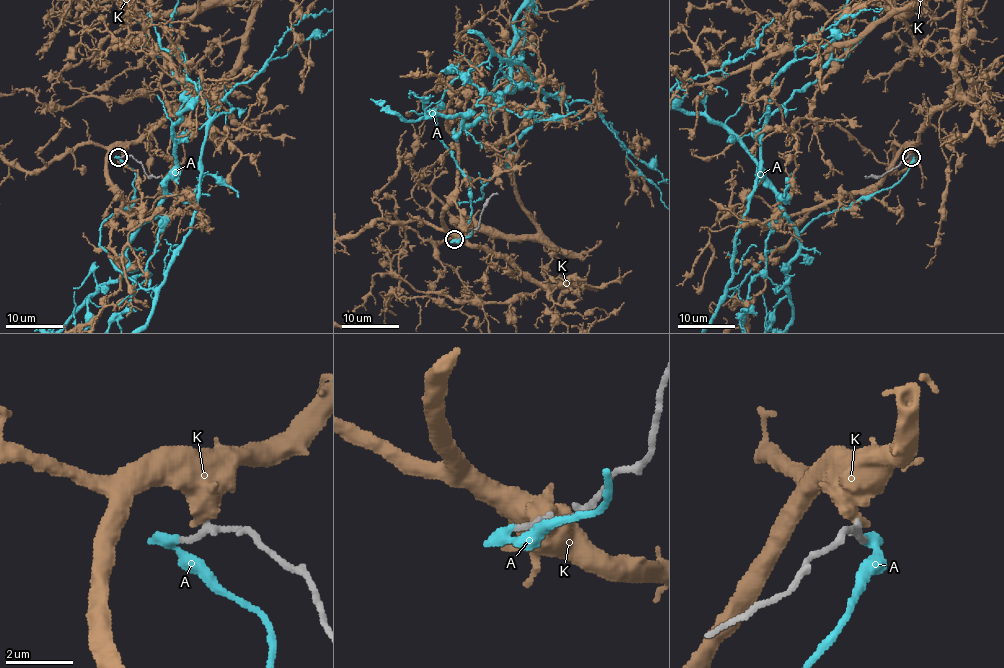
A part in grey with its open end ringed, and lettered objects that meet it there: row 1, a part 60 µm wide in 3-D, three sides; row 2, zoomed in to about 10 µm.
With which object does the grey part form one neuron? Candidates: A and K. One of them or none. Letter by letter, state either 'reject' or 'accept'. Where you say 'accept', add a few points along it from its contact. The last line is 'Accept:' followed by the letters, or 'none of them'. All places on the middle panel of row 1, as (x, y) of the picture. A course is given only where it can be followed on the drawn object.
A: accept
K: reject
Accept: A

